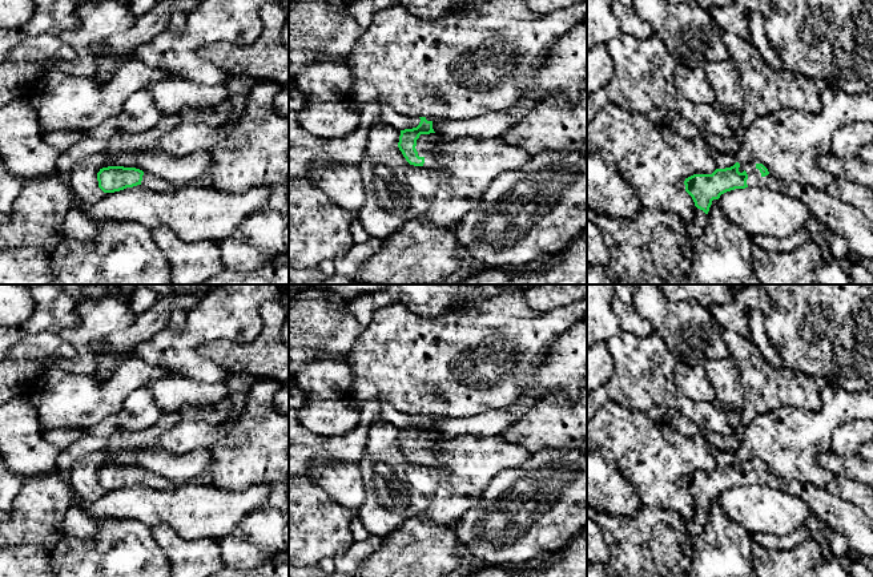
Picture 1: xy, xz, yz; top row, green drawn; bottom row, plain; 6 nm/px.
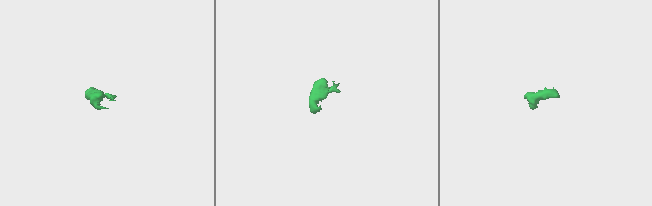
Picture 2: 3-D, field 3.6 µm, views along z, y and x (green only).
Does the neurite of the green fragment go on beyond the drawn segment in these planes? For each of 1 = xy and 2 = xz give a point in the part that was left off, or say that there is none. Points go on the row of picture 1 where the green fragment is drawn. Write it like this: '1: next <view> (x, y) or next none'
1: next xy (152, 181)
2: next xz (425, 146)

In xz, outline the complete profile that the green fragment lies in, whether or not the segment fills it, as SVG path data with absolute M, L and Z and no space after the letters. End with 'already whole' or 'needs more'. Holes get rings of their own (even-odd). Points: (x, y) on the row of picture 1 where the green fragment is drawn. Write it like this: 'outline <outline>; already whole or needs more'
outline M419 117L417 128L401 130L398 148L410 165L425 169L442 169L443 166L435 160L435 142L444 138L436 136L433 129L433 121Z; needs more

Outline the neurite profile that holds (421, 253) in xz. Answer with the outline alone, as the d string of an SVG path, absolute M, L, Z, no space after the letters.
M425 219L409 222L385 241L383 249L366 261L354 277L359 285L440 285L463 265L467 251L459 245L455 225L436 226Z

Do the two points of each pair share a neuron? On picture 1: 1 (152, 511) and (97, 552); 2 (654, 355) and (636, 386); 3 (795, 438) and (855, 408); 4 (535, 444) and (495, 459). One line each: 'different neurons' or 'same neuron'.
1: different neurons
2: same neuron
3: same neuron
4: different neurons

